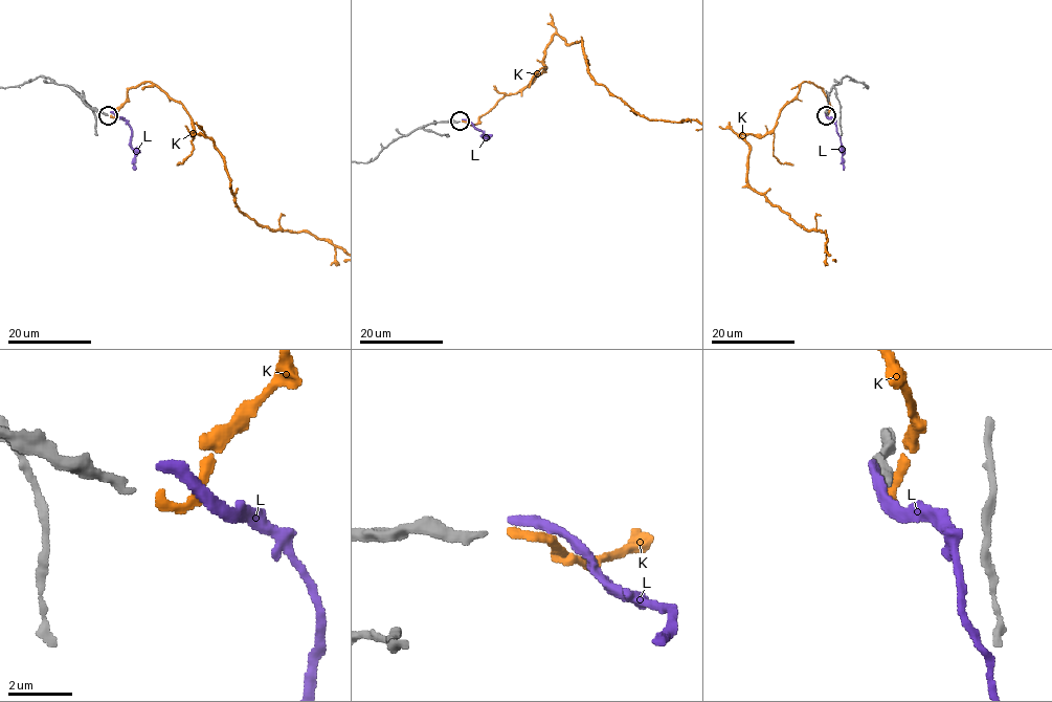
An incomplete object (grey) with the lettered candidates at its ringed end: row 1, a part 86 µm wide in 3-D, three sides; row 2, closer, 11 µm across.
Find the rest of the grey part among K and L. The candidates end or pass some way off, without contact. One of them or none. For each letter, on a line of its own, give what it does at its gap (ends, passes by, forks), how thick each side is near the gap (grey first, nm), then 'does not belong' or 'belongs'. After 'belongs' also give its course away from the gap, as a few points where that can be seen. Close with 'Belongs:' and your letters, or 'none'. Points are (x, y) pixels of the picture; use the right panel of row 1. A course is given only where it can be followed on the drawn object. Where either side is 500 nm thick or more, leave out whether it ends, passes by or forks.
K: it ends | 280/260 nm | belongs
L: it ends | 280/300 nm | does not belong
Belongs: K

